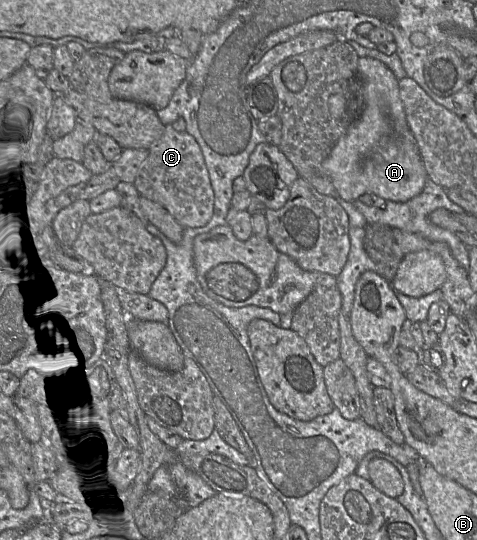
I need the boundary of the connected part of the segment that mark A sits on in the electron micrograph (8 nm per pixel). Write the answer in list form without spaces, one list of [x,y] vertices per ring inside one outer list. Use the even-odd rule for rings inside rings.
[[[359,57],[358,68],[363,80],[364,109],[338,139],[323,161],[322,168],[332,180],[339,198],[345,201],[354,202],[363,194],[375,194],[386,201],[406,202],[422,192],[428,176],[406,120],[399,96],[398,80],[383,62],[372,57]]]

